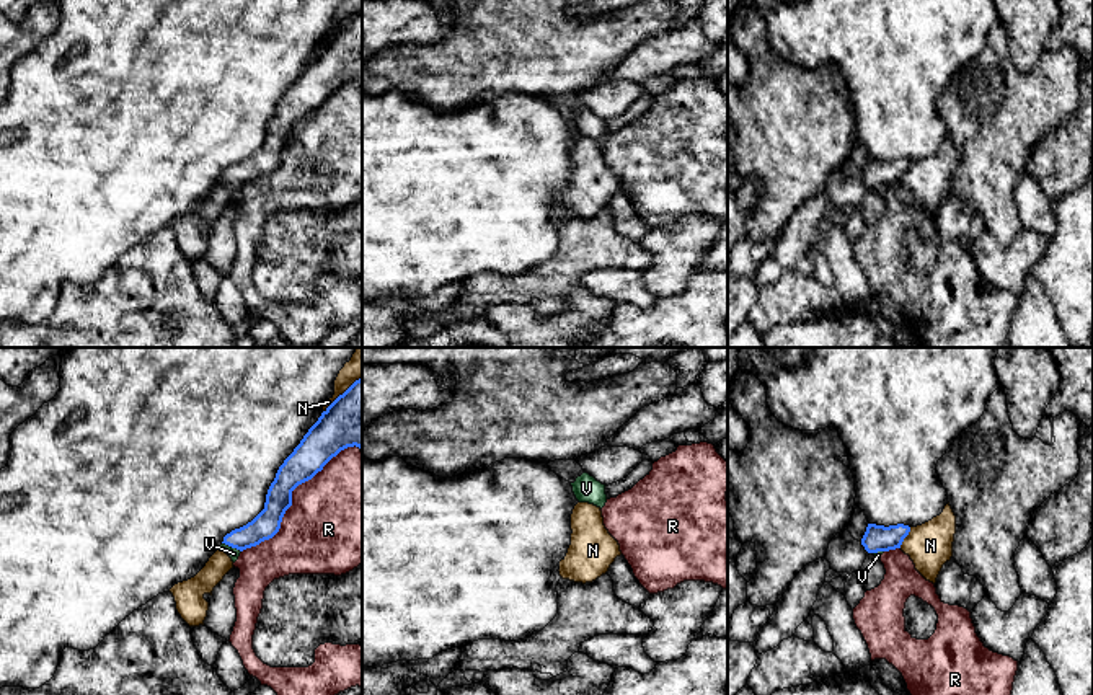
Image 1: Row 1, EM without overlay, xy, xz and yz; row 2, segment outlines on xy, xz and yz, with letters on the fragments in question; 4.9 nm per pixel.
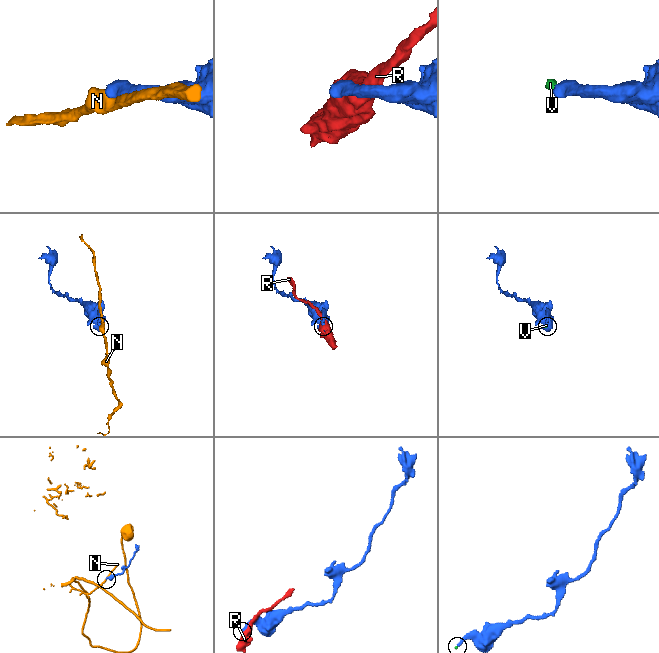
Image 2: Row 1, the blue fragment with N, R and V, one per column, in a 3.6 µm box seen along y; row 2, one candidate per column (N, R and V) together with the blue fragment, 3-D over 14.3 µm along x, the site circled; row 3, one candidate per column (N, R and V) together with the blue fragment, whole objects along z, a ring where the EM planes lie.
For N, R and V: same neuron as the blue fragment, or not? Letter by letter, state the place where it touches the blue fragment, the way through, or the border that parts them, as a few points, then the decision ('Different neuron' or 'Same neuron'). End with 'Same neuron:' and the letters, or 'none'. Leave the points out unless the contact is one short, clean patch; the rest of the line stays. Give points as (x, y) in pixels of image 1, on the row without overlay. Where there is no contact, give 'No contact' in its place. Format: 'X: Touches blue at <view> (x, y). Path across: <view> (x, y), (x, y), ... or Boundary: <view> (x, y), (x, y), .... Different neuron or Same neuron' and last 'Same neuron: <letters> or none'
N: Touches blue at yz (906, 170). Different neuron
R: Touches blue at xy (291, 129). Different neuron
V: Touches blue at xy (232, 181). Path across: xy (266, 159), (232, 181), (234, 188). Same neuron
Same neuron: V

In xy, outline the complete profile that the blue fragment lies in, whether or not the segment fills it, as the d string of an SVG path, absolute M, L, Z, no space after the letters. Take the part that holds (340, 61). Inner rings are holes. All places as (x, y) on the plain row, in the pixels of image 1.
M362 13L321 47L284 95L268 124L264 144L246 160L227 168L219 183L235 197L243 184L272 173L292 140L292 126L321 106L341 85L354 80L362 86Z

